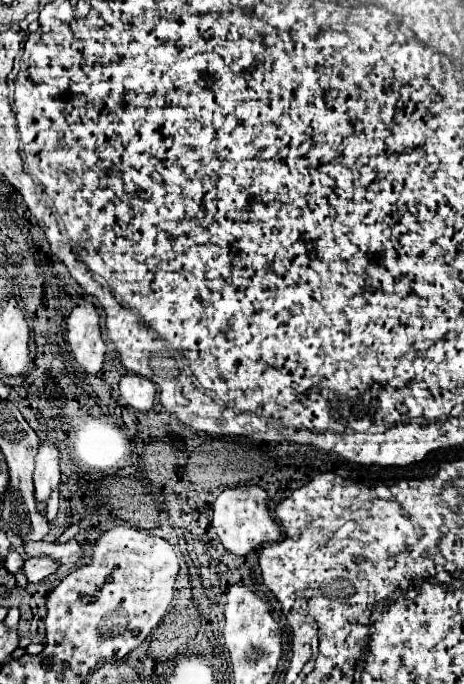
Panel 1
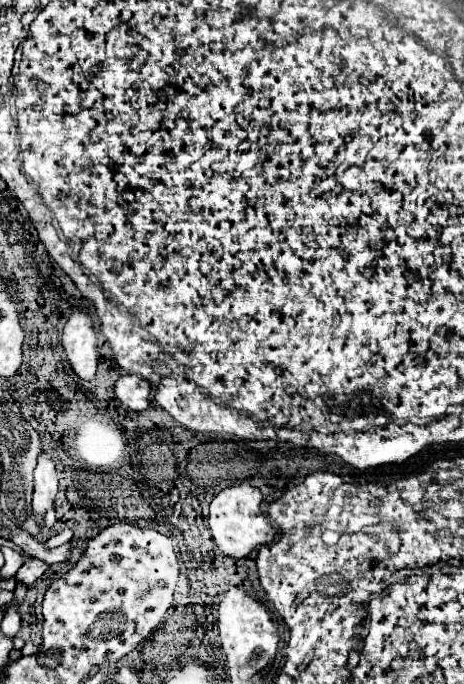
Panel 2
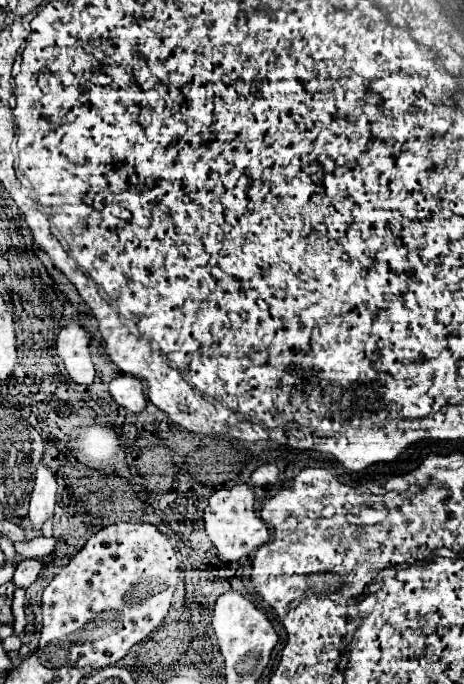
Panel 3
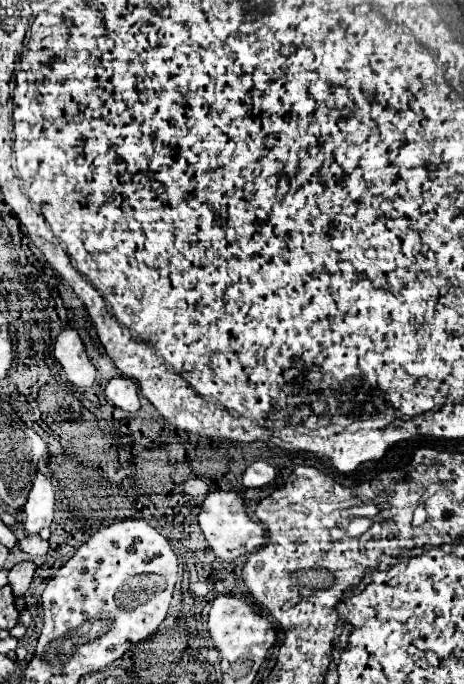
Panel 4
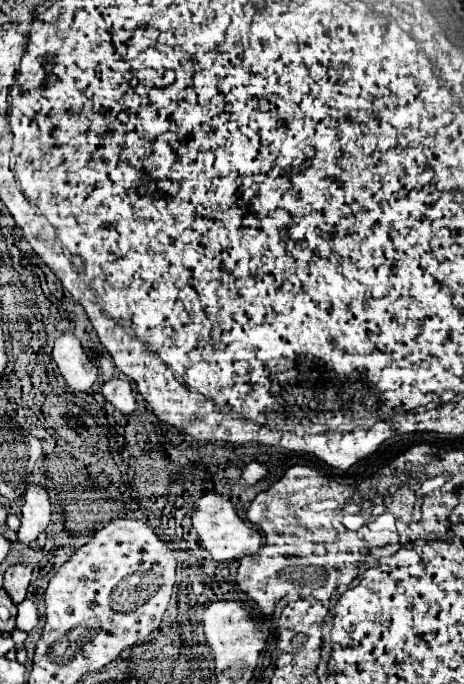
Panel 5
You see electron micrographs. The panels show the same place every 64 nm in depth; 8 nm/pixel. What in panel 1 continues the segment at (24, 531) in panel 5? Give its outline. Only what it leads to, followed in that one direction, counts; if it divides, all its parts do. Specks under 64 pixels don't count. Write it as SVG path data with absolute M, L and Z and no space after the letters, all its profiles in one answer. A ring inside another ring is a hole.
M40 444L36 456L36 470L34 470L34 488L38 504L46 504L50 494L60 484L60 468L58 468L58 450L52 444Z

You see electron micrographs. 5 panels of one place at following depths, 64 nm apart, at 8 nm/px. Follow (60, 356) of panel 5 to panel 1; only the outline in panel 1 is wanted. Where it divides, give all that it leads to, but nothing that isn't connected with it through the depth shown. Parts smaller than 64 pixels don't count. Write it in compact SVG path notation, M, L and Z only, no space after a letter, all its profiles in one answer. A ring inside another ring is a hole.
M88 304L90 308L74 308L72 314L68 316L68 326L66 326L66 332L68 332L68 346L74 354L74 360L76 364L86 372L86 374L94 374L96 370L102 368L102 362L104 362L104 342L102 342L102 336L100 336L100 318L98 318L98 312L96 308L92 308L92 304Z

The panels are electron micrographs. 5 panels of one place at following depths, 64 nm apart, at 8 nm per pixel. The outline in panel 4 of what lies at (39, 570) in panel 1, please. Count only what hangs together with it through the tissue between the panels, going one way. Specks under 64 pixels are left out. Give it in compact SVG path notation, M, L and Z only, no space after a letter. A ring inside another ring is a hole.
M20 562L14 568L10 568L10 572L8 572L8 586L12 588L12 594L16 598L22 598L24 592L28 590L34 570L36 570L34 562Z

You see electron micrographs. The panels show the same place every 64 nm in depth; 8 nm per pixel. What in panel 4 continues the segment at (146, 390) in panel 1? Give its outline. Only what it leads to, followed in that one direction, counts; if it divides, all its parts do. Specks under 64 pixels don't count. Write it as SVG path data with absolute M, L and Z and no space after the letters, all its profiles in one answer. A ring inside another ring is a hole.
M116 376L112 378L106 388L104 394L110 402L114 402L114 406L126 410L126 412L136 412L140 408L140 400L138 400L138 388L136 382L126 378L126 376Z

